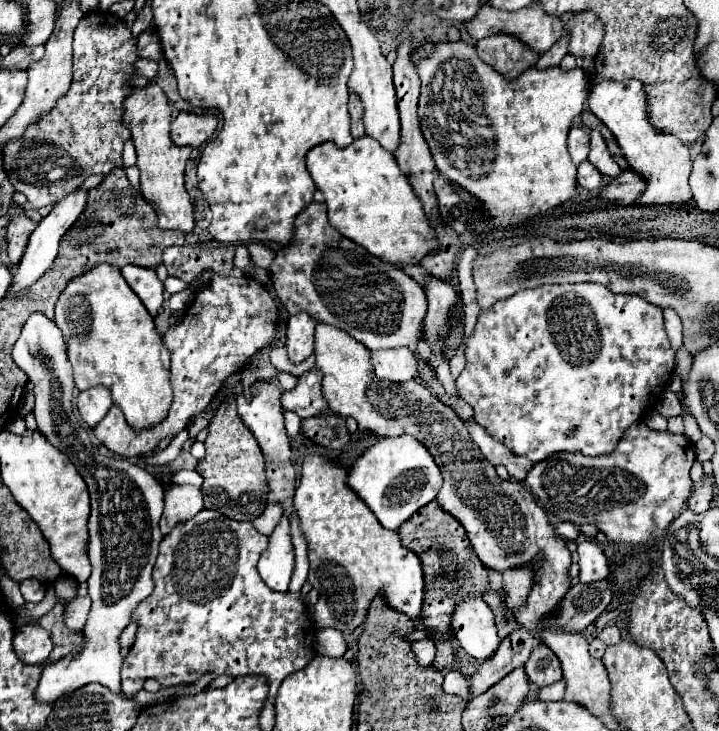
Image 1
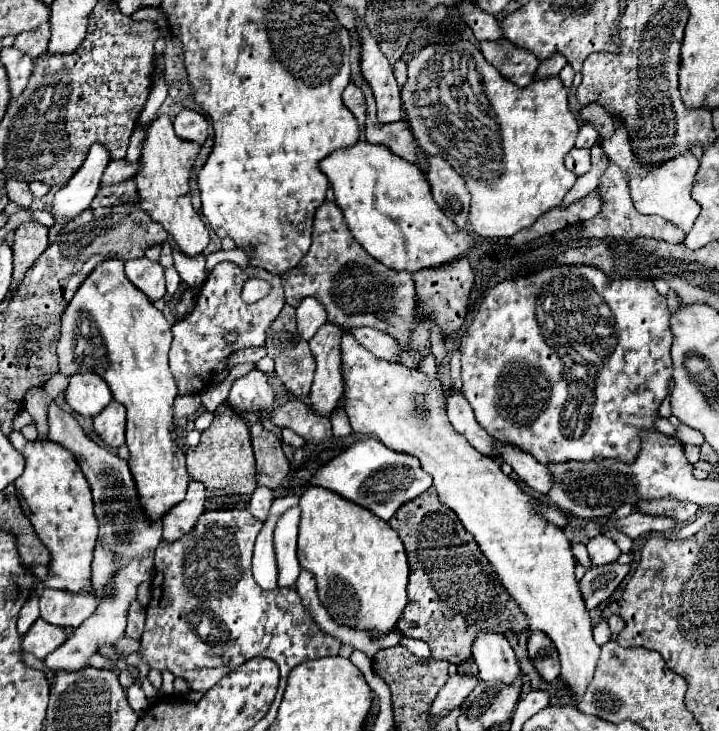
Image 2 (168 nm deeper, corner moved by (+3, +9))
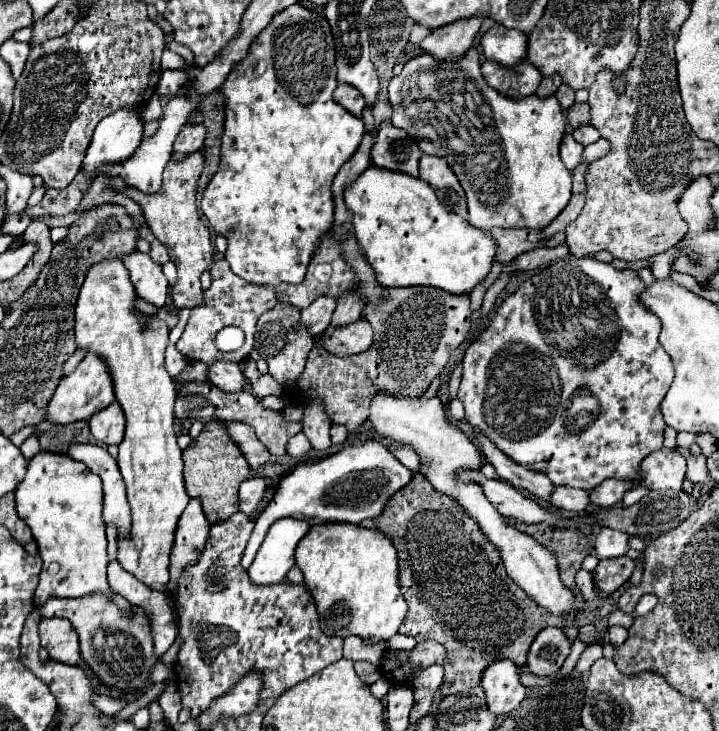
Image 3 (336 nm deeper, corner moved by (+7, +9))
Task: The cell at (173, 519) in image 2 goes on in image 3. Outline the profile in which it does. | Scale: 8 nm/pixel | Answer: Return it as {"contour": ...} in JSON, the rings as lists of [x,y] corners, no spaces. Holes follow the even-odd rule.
{"contour":[[[192,498],[182,512],[178,526],[176,526],[176,536],[174,536],[174,546],[170,554],[170,584],[168,592],[176,590],[176,580],[180,572],[198,560],[200,548],[204,548],[206,538],[208,538],[208,520],[202,512],[202,504],[198,498]]]}

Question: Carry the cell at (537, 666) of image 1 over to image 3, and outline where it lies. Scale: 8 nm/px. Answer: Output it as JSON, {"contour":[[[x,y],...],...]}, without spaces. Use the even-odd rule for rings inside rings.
{"contour":[[[546,628],[534,638],[528,650],[526,666],[536,676],[552,676],[556,670],[560,670],[570,646],[572,644],[560,628]]]}

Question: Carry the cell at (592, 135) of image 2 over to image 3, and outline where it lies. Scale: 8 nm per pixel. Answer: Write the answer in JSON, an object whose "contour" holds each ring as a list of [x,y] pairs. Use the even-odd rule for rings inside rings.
{"contour":[[[580,126],[580,128],[576,128],[576,130],[572,130],[572,136],[580,142],[580,144],[592,144],[592,142],[596,142],[598,138],[600,138],[600,134],[596,132],[596,128],[594,126]]]}

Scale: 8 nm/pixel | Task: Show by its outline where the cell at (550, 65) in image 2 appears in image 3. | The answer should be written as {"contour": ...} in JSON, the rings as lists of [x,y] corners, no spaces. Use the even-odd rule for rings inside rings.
{"contour":[[[552,74],[552,76],[546,76],[546,78],[542,78],[542,82],[540,82],[540,86],[538,86],[538,96],[548,96],[548,94],[554,94],[556,92],[556,88],[560,86],[560,82],[562,82],[562,78],[558,76],[558,74]]]}

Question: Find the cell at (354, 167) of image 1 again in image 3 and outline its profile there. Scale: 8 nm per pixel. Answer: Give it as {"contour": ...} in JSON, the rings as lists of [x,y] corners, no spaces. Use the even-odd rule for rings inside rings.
{"contour":[[[368,166],[358,178],[344,188],[344,200],[354,214],[354,234],[362,246],[368,262],[372,264],[380,284],[394,286],[436,286],[446,292],[470,292],[494,262],[496,244],[484,230],[470,226],[460,216],[452,216],[436,198],[434,188],[406,172],[392,172],[380,166]]]}

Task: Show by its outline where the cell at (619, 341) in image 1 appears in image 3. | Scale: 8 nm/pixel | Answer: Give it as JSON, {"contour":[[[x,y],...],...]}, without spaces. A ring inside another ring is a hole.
{"contour":[[[592,256],[584,258],[562,258],[548,266],[544,272],[536,274],[528,282],[524,282],[514,294],[500,300],[496,310],[492,312],[488,326],[480,332],[480,336],[466,348],[462,358],[462,382],[458,390],[458,398],[464,404],[466,420],[480,428],[504,454],[508,454],[518,464],[544,472],[556,486],[566,484],[572,488],[592,490],[606,478],[636,478],[640,462],[654,450],[662,448],[664,428],[666,422],[660,416],[660,402],[664,400],[672,378],[674,366],[666,350],[658,342],[660,334],[660,320],[640,302],[640,294],[646,290],[646,284],[640,280],[638,272],[634,270],[616,270],[612,264],[604,264]]]}

